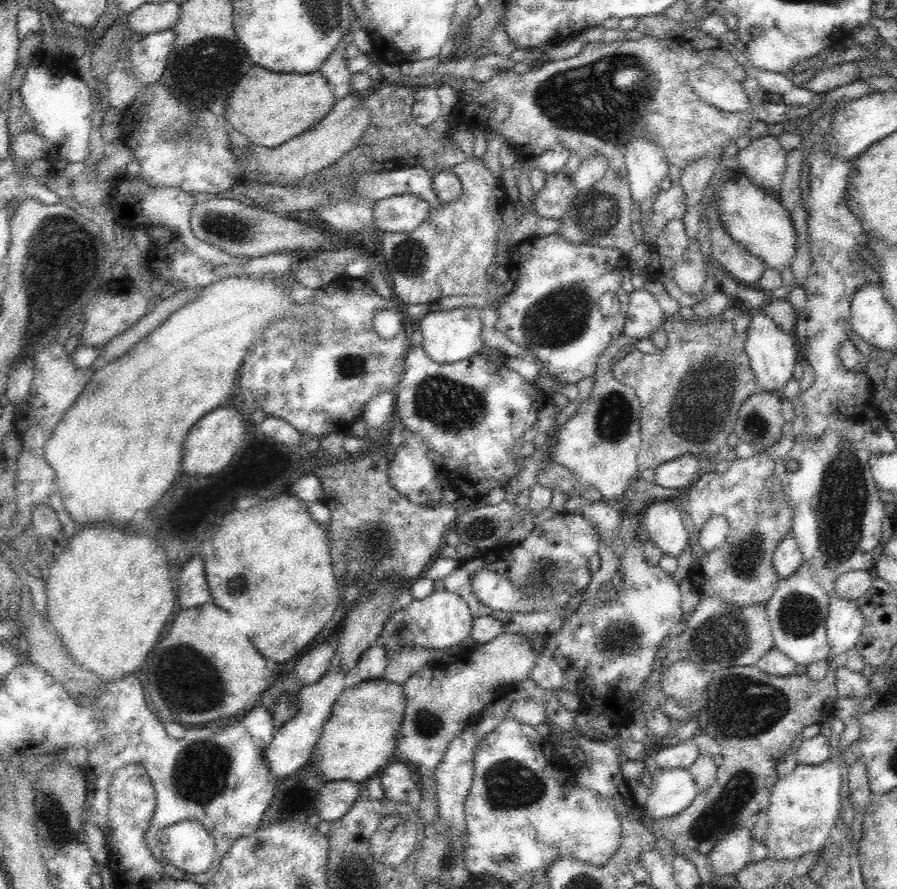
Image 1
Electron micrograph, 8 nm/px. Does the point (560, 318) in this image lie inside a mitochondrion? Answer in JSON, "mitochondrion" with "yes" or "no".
{"mitochondrion":"yes"}

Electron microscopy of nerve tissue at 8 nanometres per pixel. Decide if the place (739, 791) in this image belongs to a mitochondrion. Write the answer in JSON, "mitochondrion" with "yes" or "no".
{"mitochondrion":"yes"}

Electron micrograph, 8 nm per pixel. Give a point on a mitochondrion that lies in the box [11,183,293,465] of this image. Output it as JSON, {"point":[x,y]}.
{"point":[59,241]}

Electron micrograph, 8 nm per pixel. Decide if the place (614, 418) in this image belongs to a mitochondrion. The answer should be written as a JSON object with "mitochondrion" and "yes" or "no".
{"mitochondrion":"yes"}

